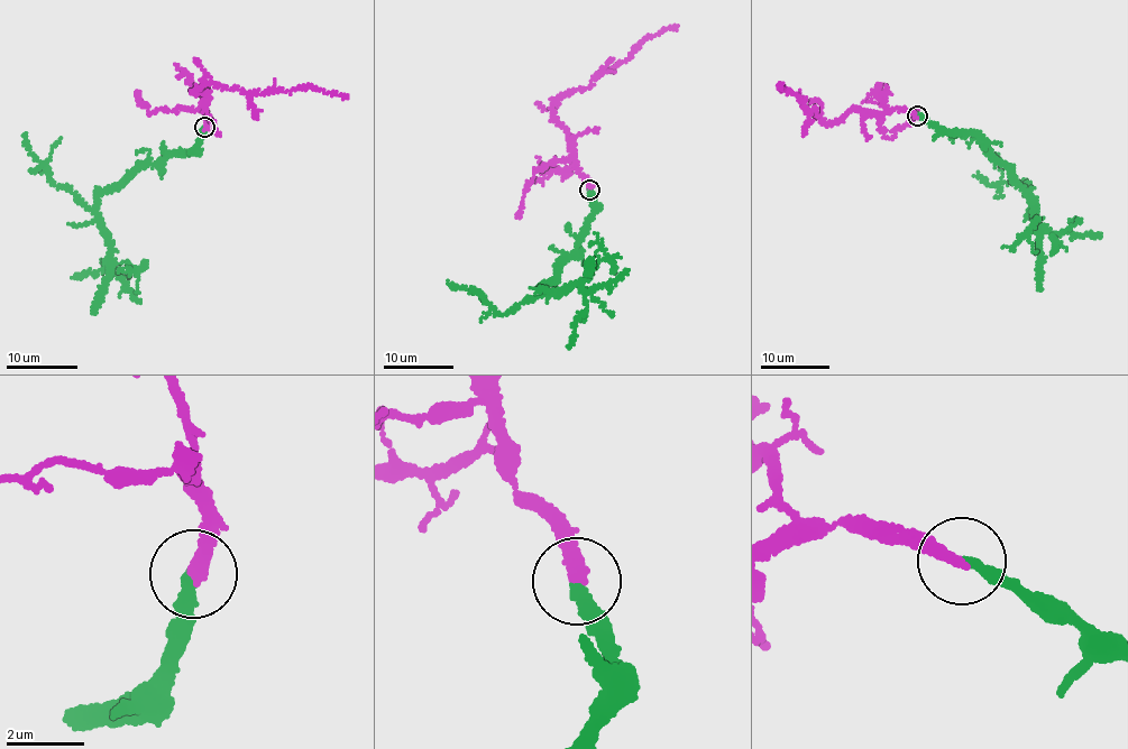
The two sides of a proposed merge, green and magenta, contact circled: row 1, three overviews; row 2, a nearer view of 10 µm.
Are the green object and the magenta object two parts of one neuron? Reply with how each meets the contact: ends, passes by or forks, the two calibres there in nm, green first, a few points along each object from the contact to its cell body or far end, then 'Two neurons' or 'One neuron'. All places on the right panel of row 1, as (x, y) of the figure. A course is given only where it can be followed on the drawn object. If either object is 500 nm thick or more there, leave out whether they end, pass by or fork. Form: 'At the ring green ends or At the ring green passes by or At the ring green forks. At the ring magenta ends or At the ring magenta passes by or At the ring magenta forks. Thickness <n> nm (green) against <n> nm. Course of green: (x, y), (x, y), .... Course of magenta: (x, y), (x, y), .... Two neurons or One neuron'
At the ring green ends. At the ring magenta ends. Thickness 320 nm (green) against 360 nm. Course of green: (918, 116), (948, 130), (978, 133), (1029, 195), (1037, 223), (1055, 234), (1101, 237). Course of magenta: (916, 116), (856, 109), (827, 122), (780, 84). One neuron

